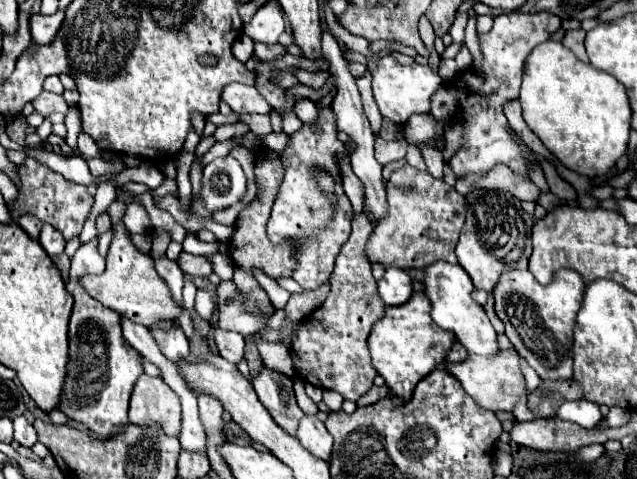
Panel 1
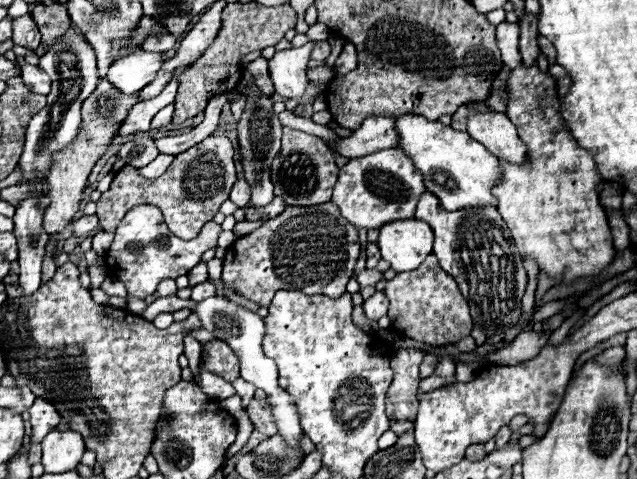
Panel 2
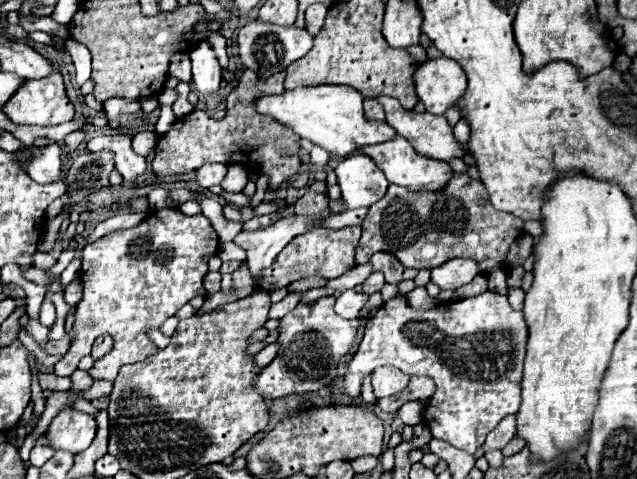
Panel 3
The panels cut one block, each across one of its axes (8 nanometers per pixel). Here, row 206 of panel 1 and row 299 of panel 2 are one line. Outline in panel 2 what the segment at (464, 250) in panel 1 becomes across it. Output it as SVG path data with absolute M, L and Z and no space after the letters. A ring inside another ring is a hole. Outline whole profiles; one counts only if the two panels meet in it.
M430 192L422 194L416 206L416 218L428 222L434 230L434 254L440 266L458 282L464 298L470 304L470 314L476 326L480 326L490 338L498 330L506 330L518 324L522 314L522 296L526 290L528 274L522 264L510 230L500 218L496 208L468 208L446 212L438 198Z

